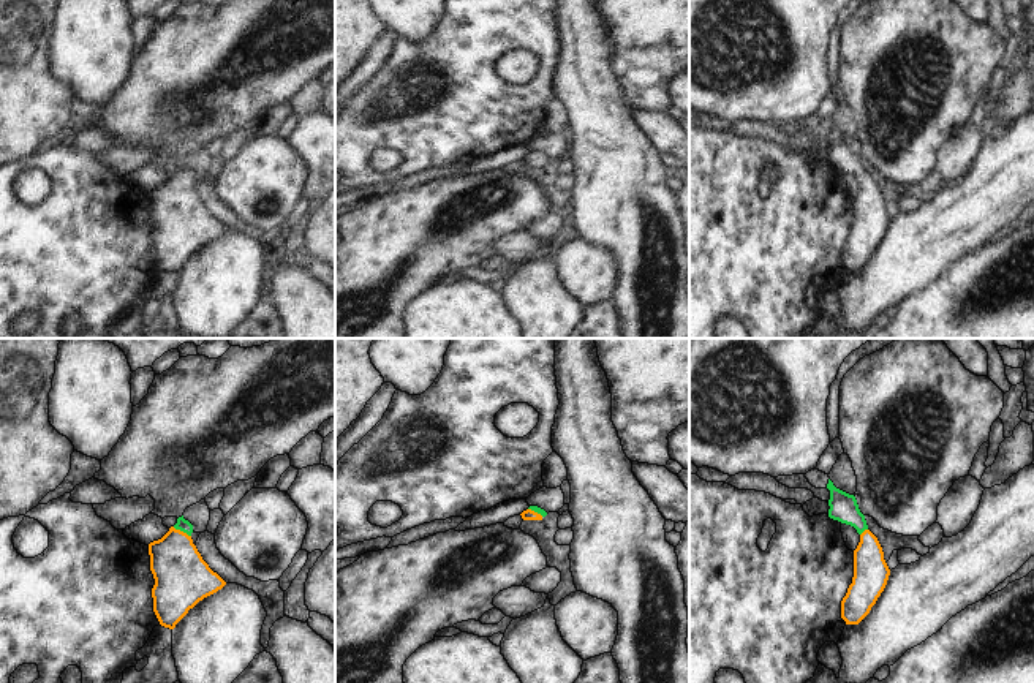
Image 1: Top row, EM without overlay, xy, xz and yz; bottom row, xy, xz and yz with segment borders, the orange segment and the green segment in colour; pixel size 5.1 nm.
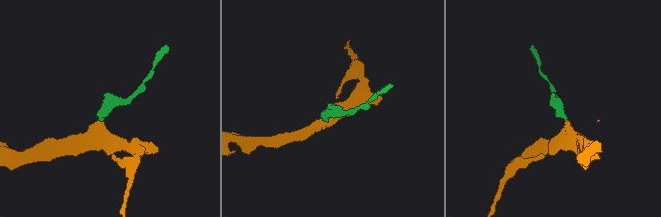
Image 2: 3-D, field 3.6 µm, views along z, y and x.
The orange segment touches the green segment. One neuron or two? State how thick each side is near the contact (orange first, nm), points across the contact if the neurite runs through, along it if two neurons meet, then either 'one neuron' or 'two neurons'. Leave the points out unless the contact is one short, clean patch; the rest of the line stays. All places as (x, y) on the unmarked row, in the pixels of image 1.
280 nm thick on the orange side, 70 nm on the other; runs through xy (182, 225), (182, 177), (184, 171); one neuron

